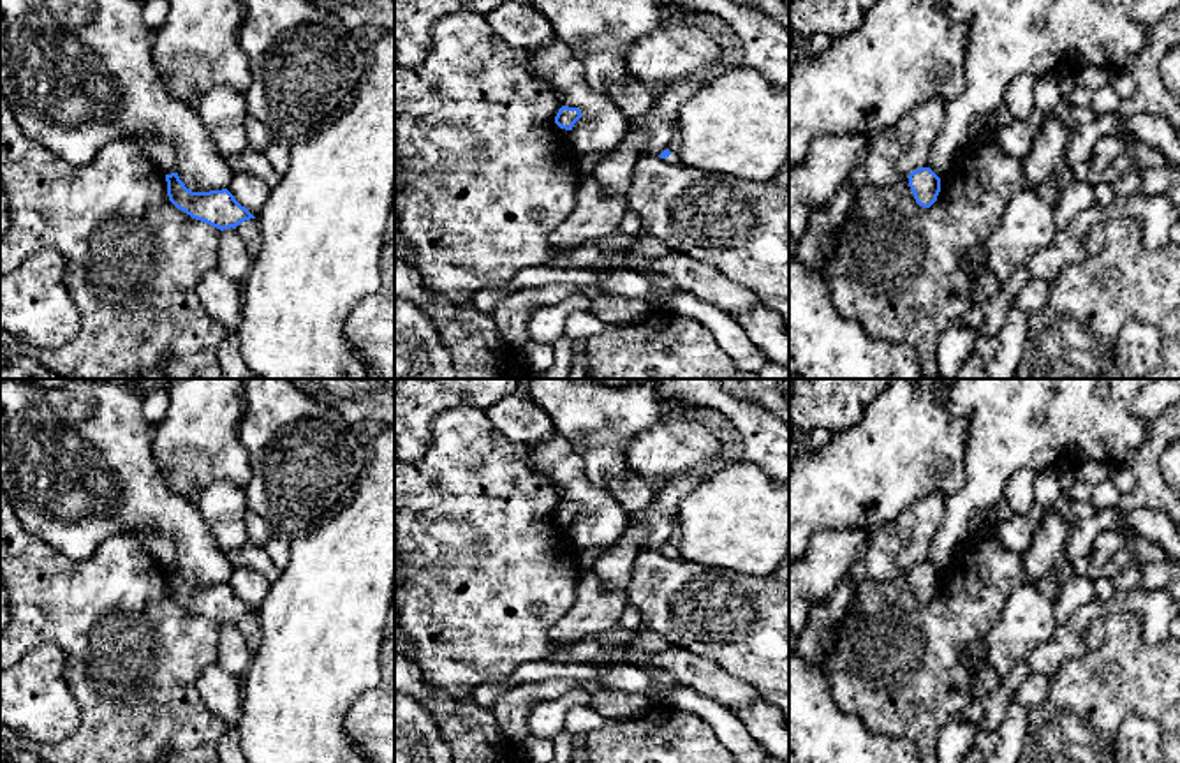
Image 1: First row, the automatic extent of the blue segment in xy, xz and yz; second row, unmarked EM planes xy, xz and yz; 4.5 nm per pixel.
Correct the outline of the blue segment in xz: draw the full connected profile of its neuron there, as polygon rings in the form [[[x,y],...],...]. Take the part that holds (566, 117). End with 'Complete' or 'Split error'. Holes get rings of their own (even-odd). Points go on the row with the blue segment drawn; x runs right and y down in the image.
[[[562,106],[555,116],[555,123],[560,129],[572,130],[574,123],[581,118],[581,111],[578,107]]]. Complete

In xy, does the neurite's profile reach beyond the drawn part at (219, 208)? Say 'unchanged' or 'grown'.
unchanged

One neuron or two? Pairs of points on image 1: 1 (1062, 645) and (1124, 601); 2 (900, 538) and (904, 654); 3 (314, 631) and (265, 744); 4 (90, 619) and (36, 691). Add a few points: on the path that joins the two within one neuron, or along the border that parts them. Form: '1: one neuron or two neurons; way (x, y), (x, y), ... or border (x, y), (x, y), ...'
1: one neuron; way (1073, 629), (1092, 610), (1108, 607)
2: two neurons; border (906, 570), (892, 578), (862, 580)
3: one neuron; way (310, 659), (310, 666), (294, 693), (291, 716)
4: two neurons; border (22, 656), (55, 644), (74, 696)

